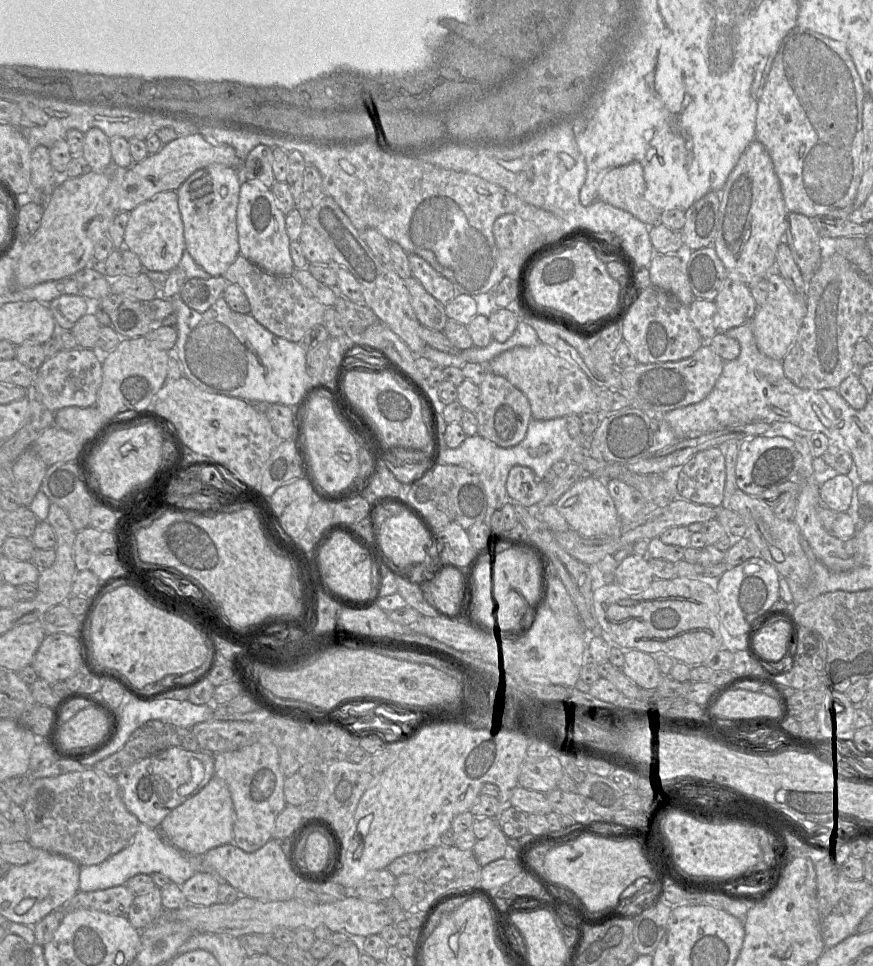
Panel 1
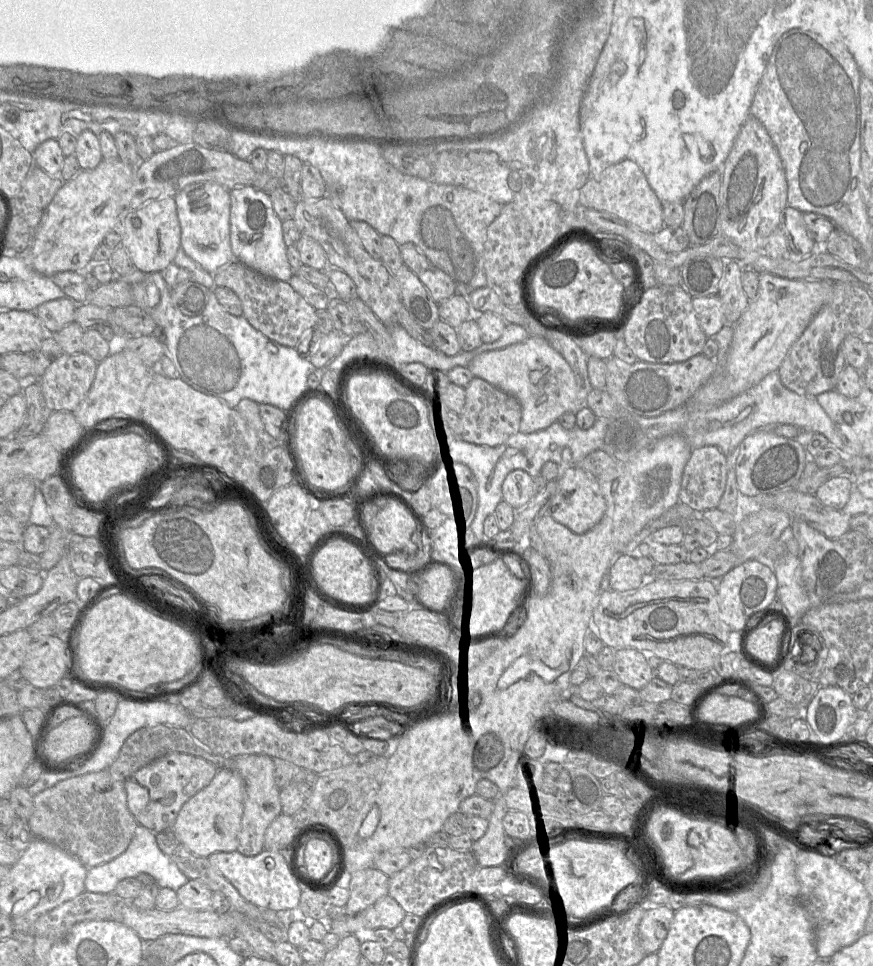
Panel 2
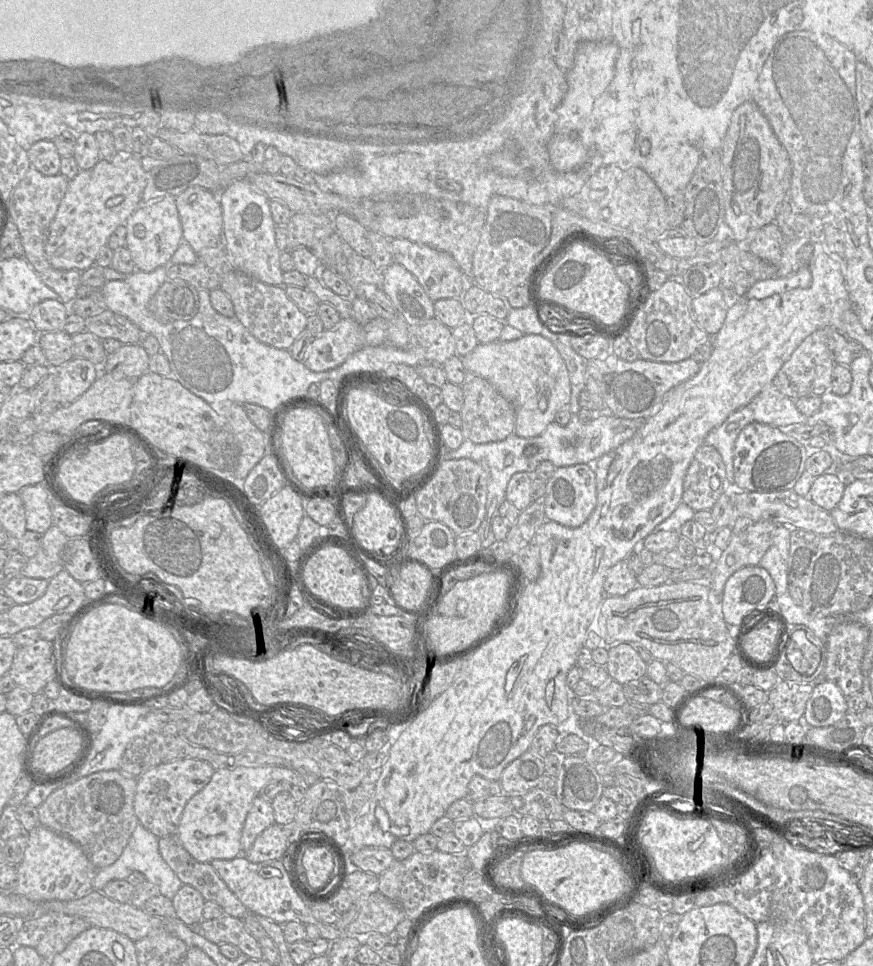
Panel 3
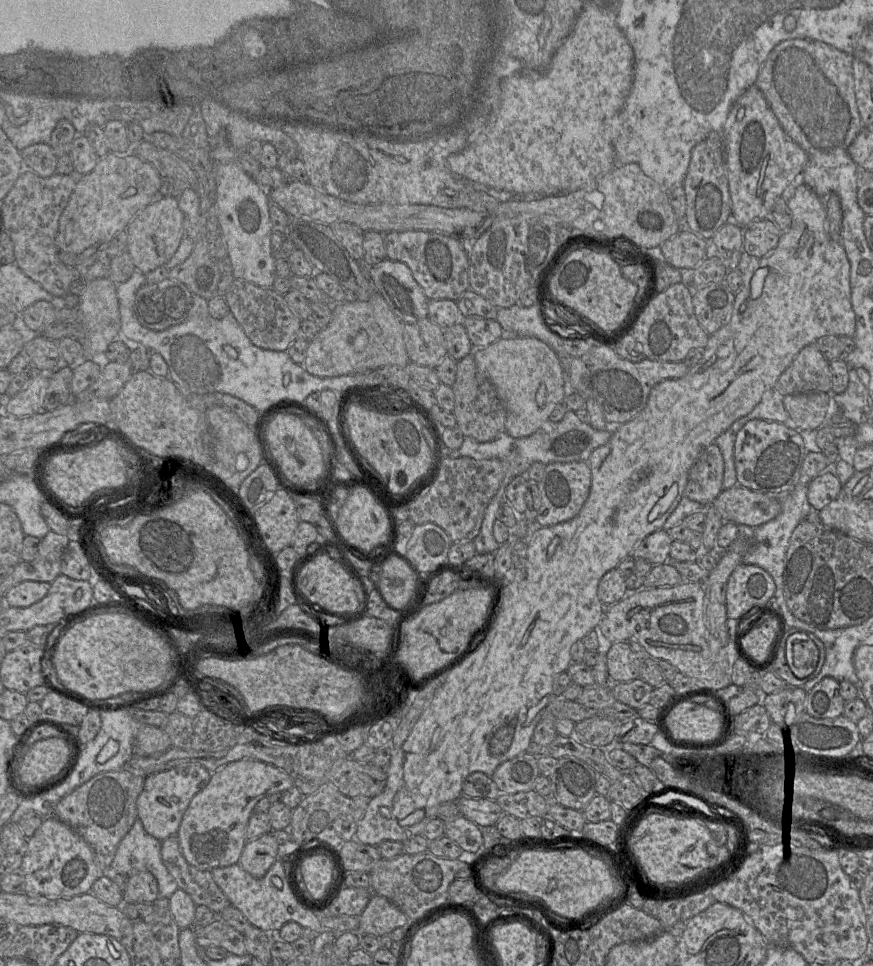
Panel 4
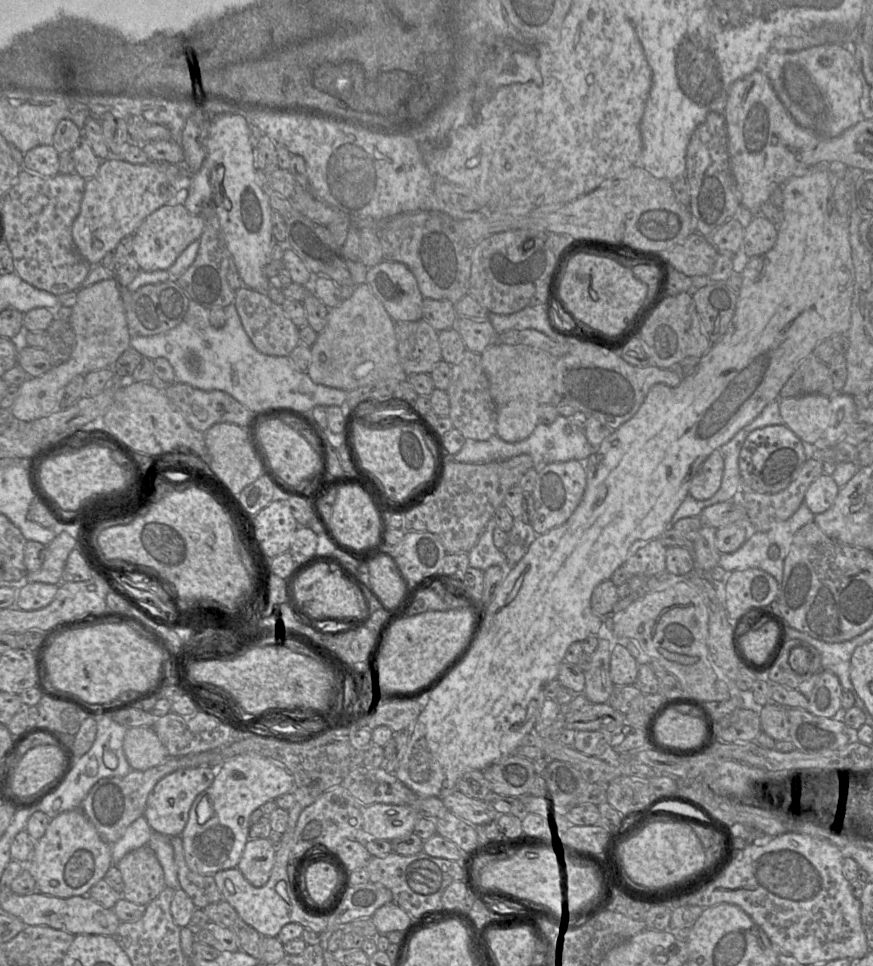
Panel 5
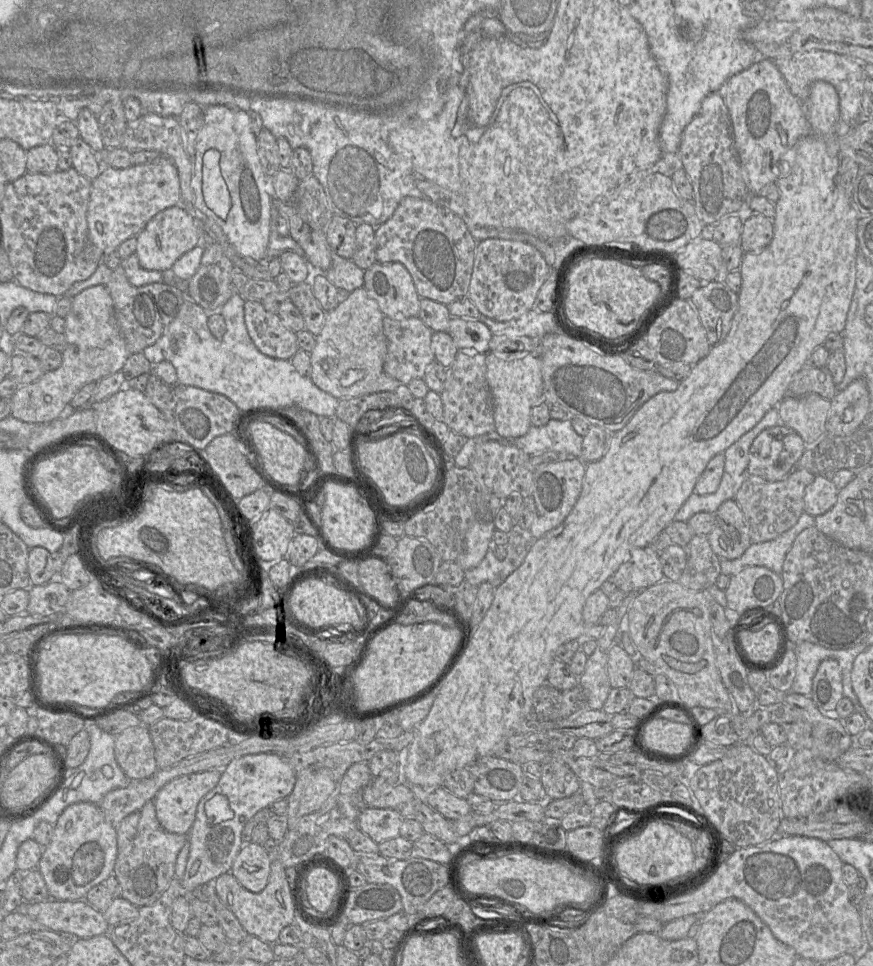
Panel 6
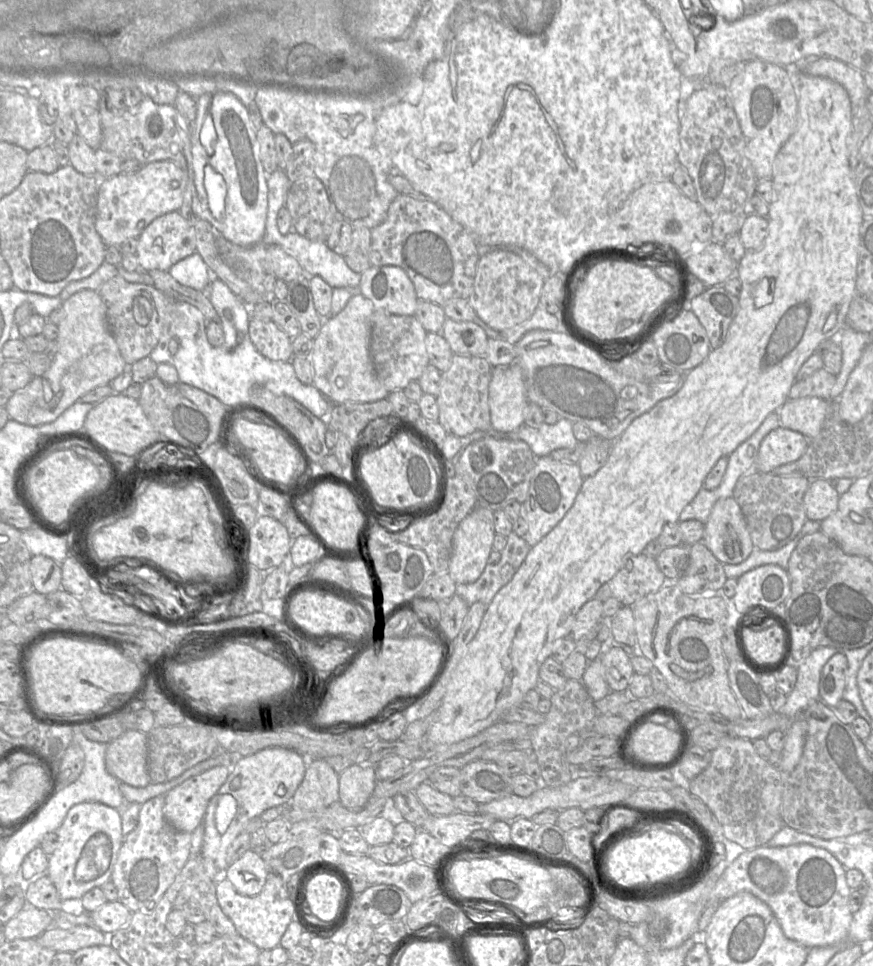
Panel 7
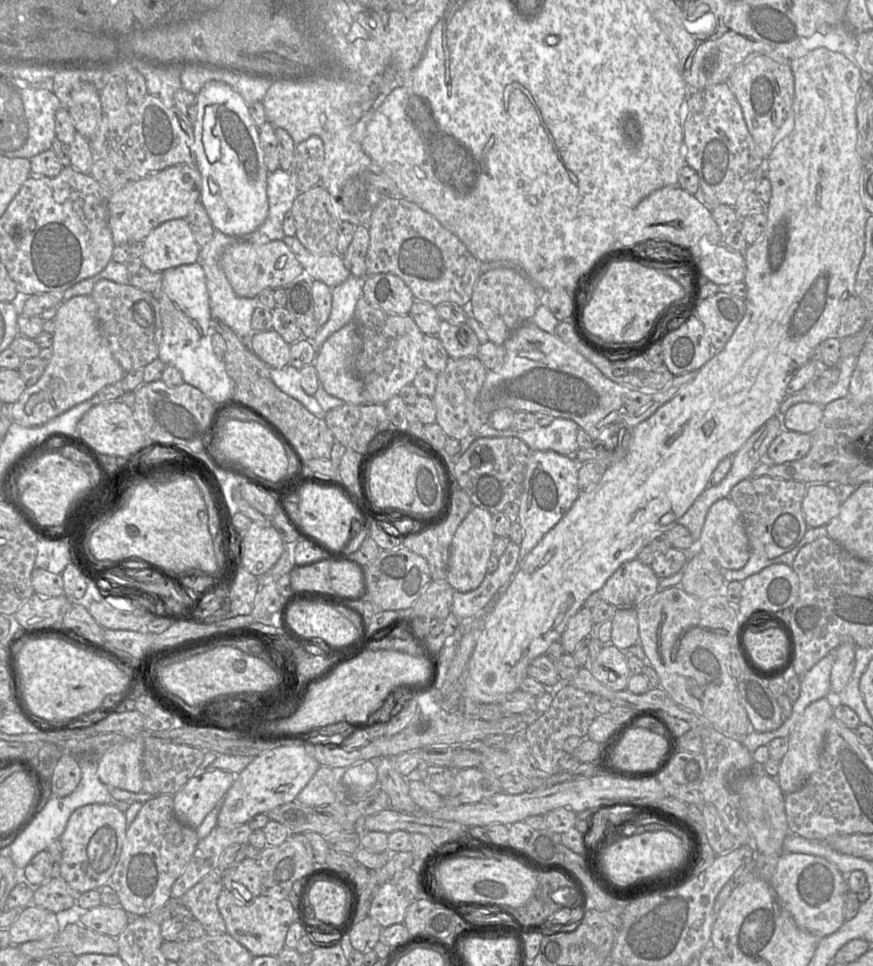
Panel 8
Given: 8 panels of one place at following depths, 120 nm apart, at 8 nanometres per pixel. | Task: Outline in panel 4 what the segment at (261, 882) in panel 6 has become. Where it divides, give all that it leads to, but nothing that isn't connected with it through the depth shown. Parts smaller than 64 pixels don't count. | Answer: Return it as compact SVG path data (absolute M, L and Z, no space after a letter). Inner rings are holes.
M271 833L247 841L242 850L239 865L255 878L263 877L283 850Z

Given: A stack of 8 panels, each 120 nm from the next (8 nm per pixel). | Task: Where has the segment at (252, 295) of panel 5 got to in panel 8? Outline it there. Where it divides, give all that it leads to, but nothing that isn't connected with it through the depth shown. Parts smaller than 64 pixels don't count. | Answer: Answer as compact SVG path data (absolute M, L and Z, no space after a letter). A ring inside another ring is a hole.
M274 329L253 332L251 350L270 367L281 369L289 364L290 345Z

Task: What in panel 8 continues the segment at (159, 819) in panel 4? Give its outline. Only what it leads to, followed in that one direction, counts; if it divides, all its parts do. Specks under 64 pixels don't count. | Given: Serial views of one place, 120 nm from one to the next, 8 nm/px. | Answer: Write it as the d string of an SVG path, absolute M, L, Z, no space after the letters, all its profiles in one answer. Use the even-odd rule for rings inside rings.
M205 770L201 775L192 776L186 784L173 794L174 813L176 818L183 824L196 829L206 815L225 797L232 785L235 775L226 770Z

